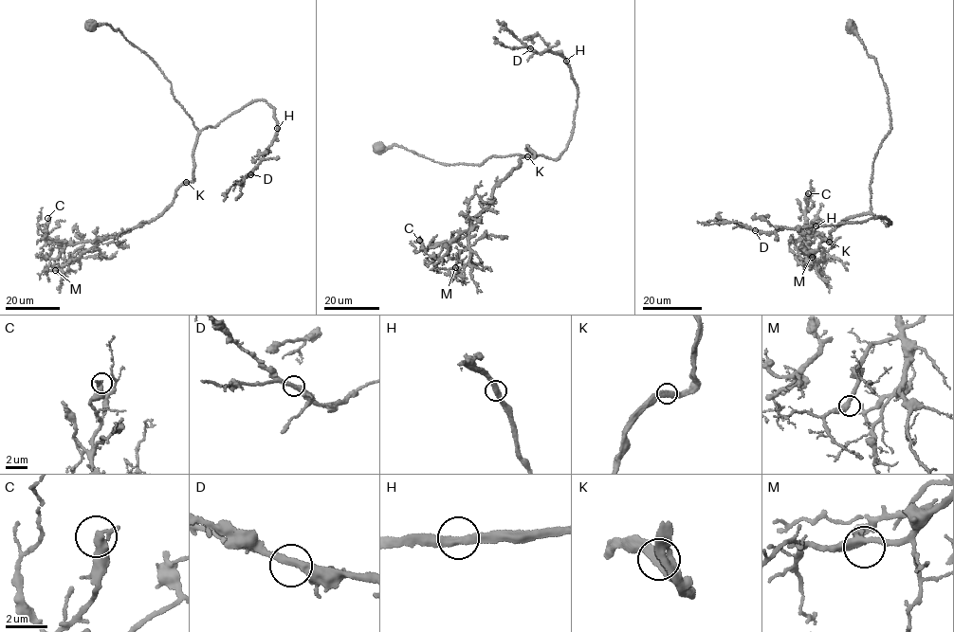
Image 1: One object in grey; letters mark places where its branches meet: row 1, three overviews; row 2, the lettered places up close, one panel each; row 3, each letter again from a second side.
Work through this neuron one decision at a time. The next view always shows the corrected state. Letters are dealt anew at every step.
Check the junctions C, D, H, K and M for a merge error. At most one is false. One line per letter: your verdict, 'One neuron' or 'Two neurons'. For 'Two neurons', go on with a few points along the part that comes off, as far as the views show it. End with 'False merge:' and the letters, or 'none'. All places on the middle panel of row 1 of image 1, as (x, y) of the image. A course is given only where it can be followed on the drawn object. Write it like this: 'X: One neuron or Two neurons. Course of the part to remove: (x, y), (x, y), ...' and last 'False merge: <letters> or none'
C: One neuron
D: One neuron
H: One neuron
K: One neuron
M: One neuron
False merge: none

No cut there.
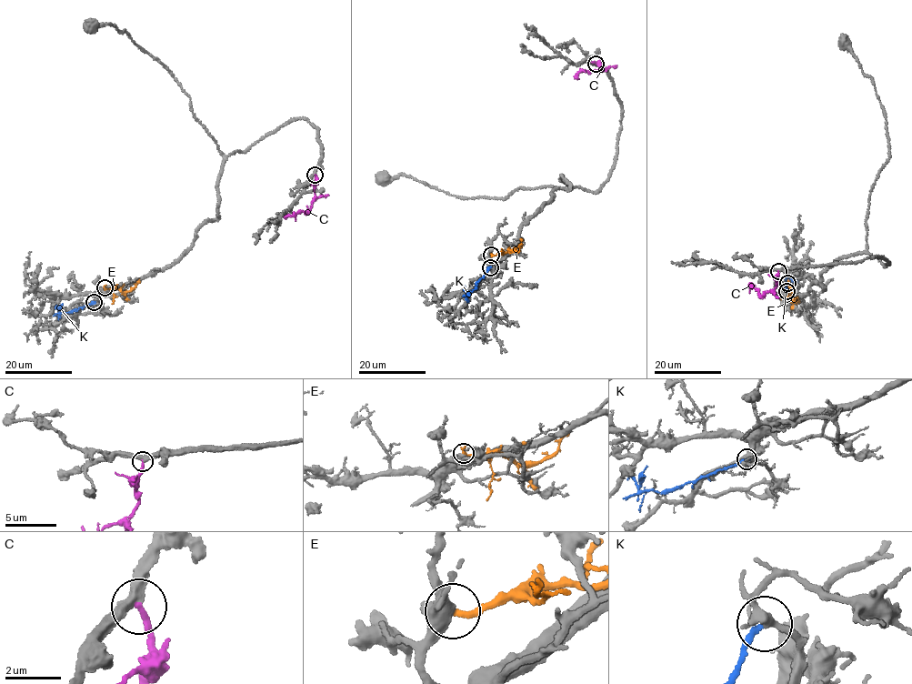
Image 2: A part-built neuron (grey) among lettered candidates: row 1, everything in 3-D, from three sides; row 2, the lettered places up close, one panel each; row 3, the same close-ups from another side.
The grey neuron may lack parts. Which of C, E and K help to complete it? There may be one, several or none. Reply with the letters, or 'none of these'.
C

